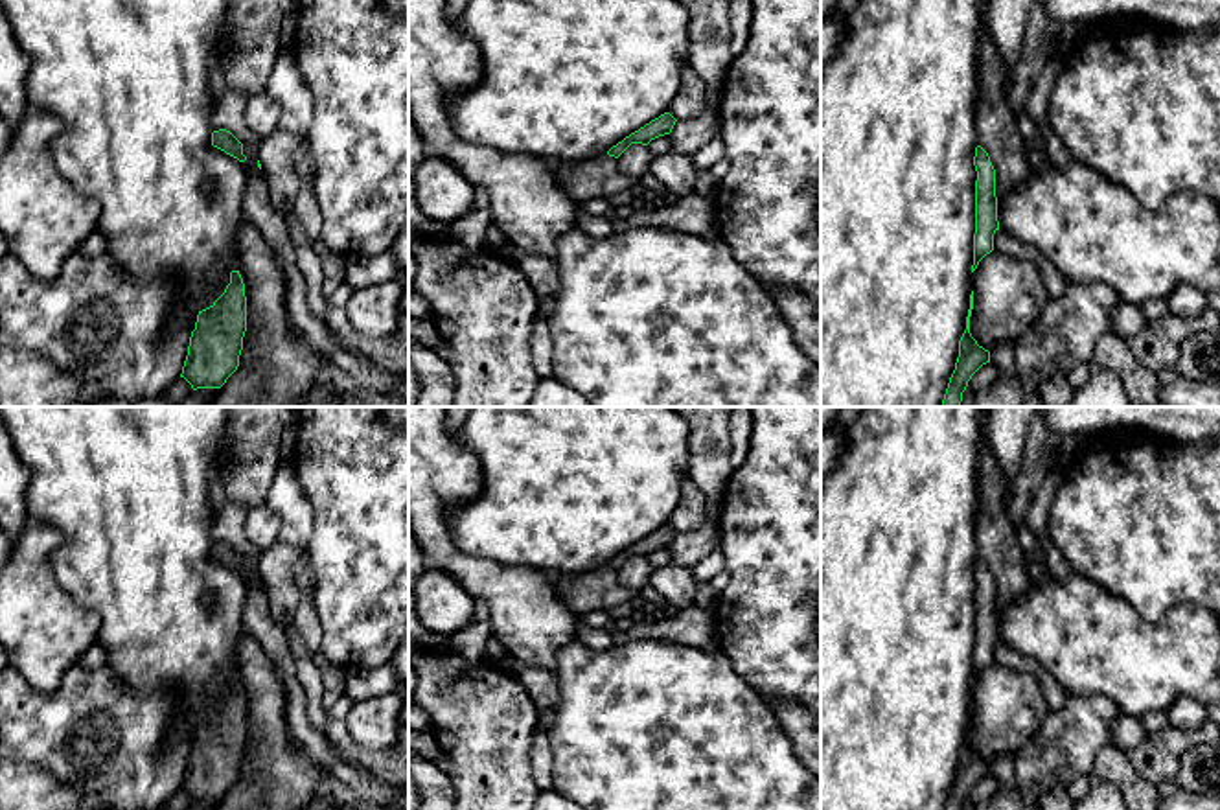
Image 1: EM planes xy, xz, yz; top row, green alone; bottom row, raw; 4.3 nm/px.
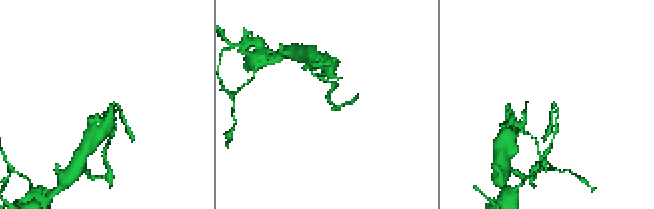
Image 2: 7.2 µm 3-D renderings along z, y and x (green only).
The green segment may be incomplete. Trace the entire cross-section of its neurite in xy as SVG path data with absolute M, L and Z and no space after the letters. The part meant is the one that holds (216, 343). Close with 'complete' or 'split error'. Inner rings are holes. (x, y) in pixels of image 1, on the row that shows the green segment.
M232 271L224 293L197 315L180 377L193 390L221 388L239 366L245 331L245 284L239 271Z; complete

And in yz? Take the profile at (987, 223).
M977 145L973 166L977 171L975 180L975 234L973 234L973 265L994 250L994 234L999 230L997 221L997 197L996 197L996 169L988 153Z; complete

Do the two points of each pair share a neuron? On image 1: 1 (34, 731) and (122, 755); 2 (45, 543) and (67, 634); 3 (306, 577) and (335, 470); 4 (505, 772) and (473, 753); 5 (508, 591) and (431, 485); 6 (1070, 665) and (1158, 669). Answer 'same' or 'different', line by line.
1: same
2: same
3: different
4: same
5: same
6: same

